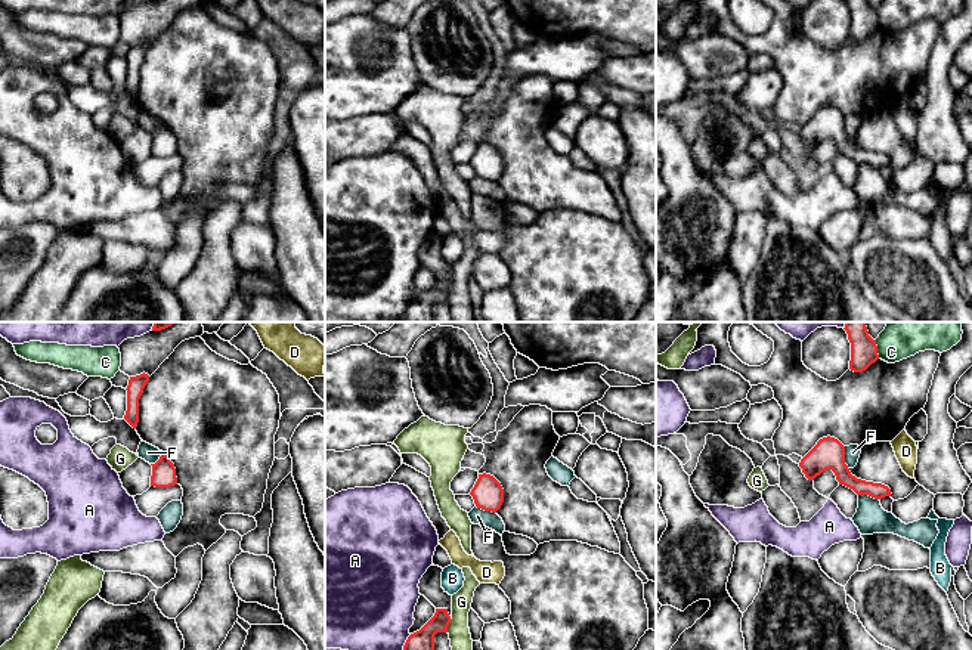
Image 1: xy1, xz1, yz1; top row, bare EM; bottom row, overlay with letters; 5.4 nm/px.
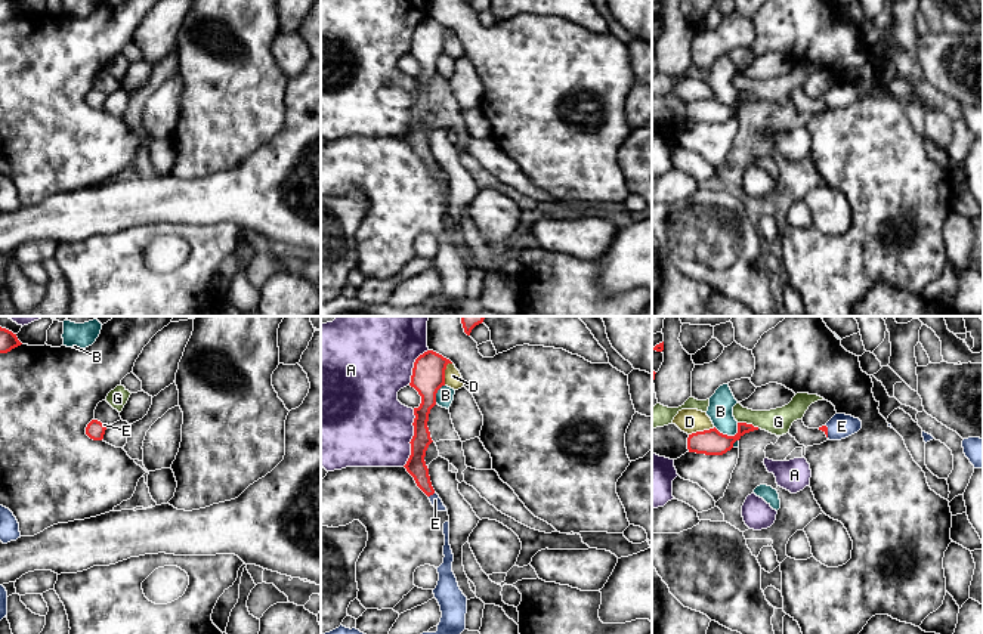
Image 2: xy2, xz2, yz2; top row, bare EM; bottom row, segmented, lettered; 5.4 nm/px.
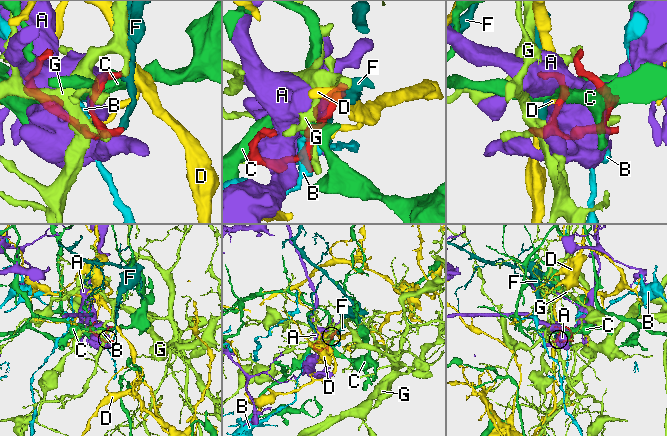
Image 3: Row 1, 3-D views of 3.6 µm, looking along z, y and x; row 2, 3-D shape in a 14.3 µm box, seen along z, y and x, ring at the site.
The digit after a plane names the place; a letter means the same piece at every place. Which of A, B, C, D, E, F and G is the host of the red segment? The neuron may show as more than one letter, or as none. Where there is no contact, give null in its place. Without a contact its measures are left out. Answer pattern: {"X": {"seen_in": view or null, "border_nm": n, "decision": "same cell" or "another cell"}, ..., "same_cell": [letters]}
{"A": {"seen_in": "xz2", "border_nm": 320, "decision": "another cell"}, "B": {"seen_in": "yz2", "border_nm": 140, "decision": "another cell"}, "C": {"seen_in": "yz1", "border_nm": 110, "decision": "another cell"}, "D": {"seen_in": "xz2", "border_nm": 130, "decision": "another cell"}, "E": {"seen_in": "xz2", "border_nm": 50, "decision": "same cell"}, "F": {"seen_in": "yz1", "border_nm": 130, "decision": "another cell"}, "G": {"seen_in": "yz2", "border_nm": 120, "decision": "another cell"}, "same_cell": ["E"]}

